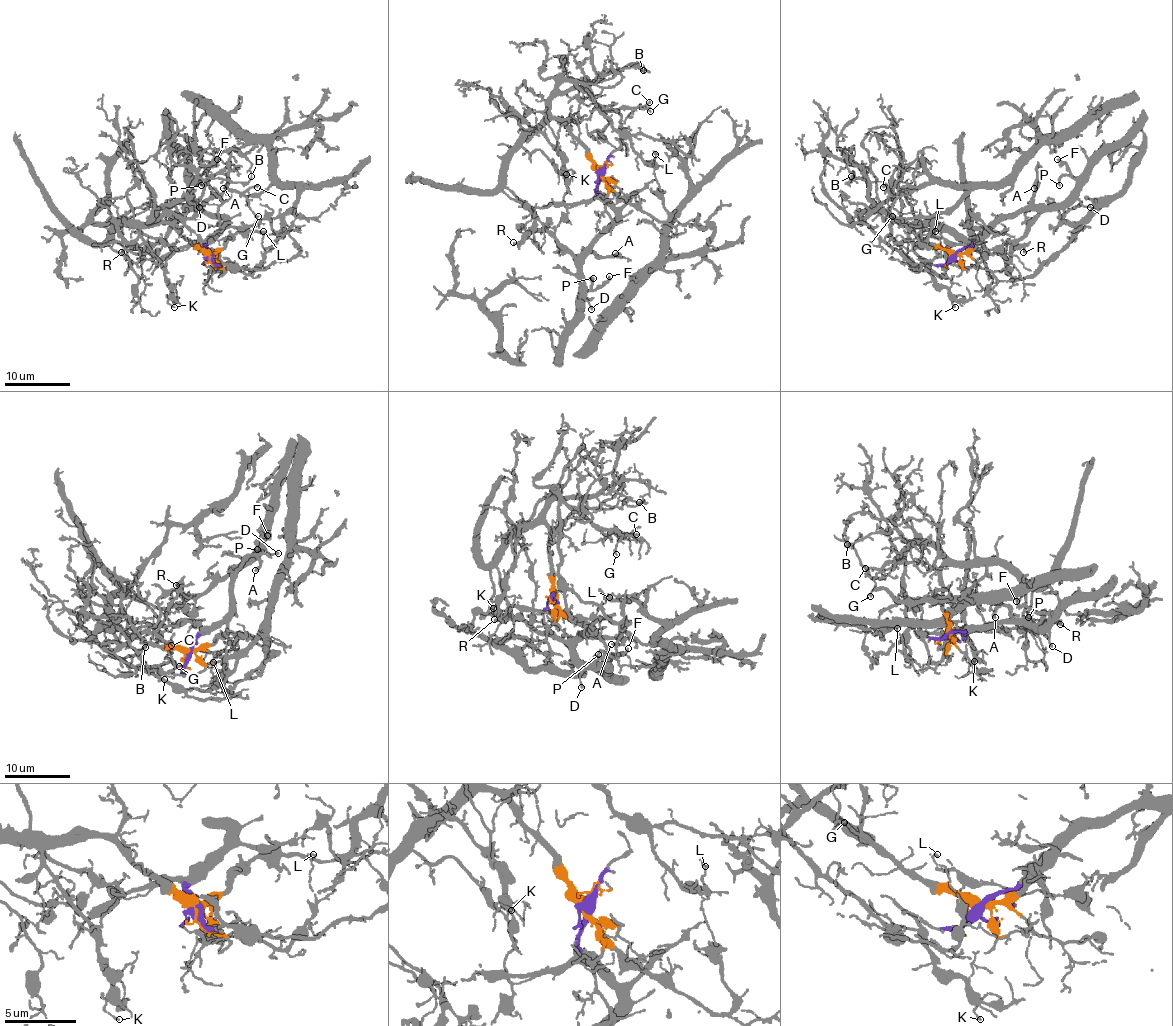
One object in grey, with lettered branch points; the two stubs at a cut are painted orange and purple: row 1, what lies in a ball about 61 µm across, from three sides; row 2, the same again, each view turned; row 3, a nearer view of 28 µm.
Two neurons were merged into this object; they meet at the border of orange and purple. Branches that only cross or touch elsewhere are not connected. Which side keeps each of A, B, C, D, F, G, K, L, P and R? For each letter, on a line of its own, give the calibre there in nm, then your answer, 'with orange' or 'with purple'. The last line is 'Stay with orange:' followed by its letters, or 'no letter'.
A: 240 nm thick; with purple
B: 70 nm thick; with orange
C: 180 nm thick; with orange
D: 160 nm thick; with purple
F: 120 nm thick; with purple
G: 170 nm thick; with orange
K: 130 nm thick; with orange
L: 120 nm thick; with orange
P: 160 nm thick; with purple
R: 190 nm thick; with purple
Stay with orange: B, C, G, K, L

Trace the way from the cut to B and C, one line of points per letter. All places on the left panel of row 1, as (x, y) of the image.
B: (208, 255), (158, 217), (158, 212), (165, 206), (180, 201), (198, 177), (247, 182), (250, 176)
C: (208, 255), (158, 217), (161, 209), (189, 217), (213, 196), (257, 187)

